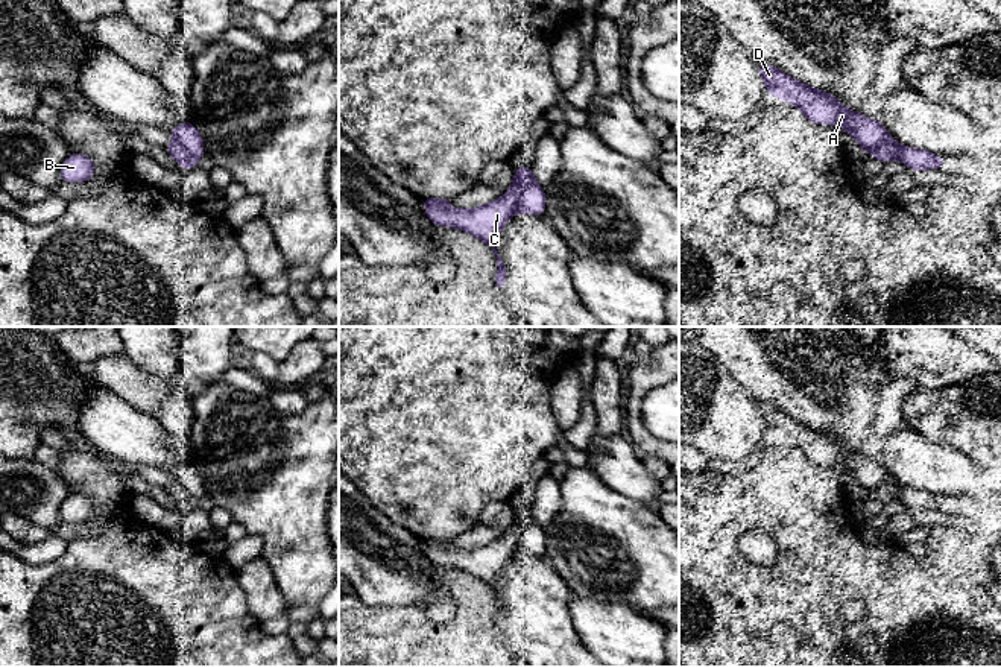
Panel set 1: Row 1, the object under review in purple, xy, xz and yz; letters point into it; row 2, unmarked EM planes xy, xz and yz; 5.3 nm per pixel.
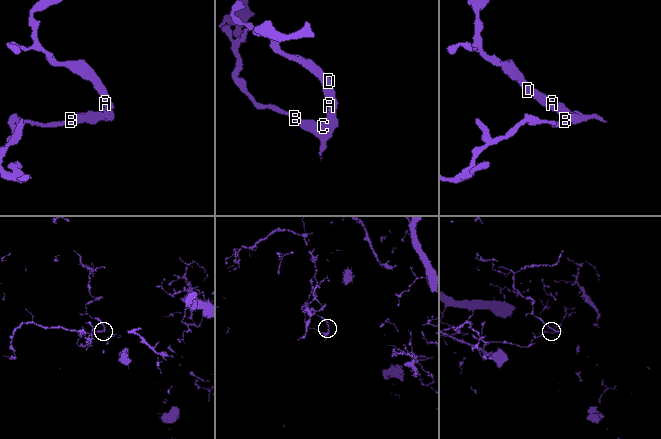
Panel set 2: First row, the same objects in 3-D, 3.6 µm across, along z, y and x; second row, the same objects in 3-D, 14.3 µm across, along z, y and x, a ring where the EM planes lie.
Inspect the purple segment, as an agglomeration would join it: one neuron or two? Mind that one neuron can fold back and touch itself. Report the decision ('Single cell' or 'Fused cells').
Fused cells

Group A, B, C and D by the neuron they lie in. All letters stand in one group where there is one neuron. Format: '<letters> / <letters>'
A D / B C

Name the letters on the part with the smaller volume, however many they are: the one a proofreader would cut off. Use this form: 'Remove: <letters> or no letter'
Remove: A, D

